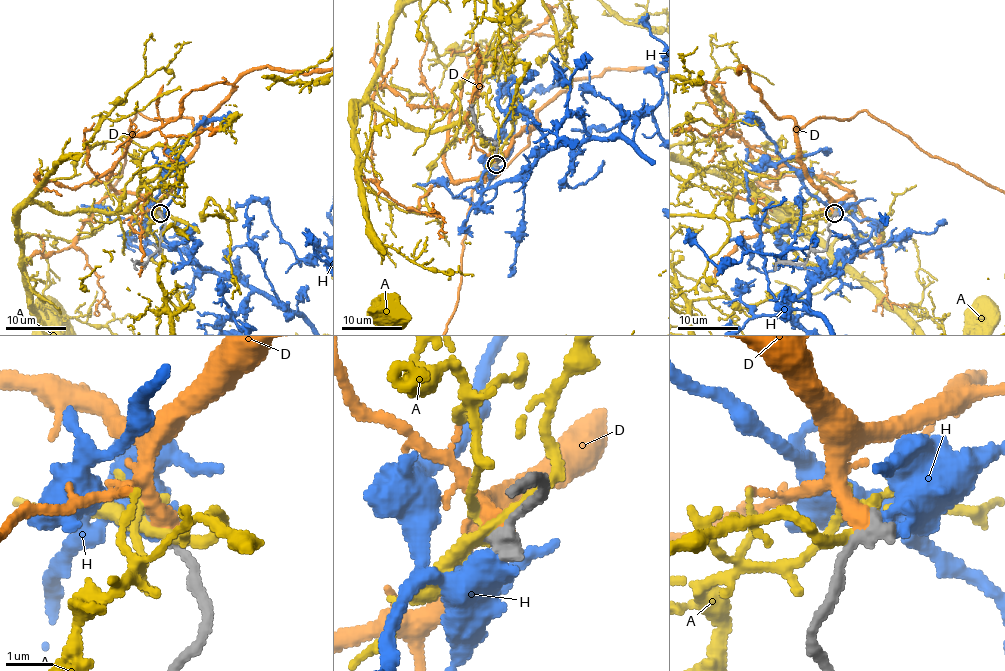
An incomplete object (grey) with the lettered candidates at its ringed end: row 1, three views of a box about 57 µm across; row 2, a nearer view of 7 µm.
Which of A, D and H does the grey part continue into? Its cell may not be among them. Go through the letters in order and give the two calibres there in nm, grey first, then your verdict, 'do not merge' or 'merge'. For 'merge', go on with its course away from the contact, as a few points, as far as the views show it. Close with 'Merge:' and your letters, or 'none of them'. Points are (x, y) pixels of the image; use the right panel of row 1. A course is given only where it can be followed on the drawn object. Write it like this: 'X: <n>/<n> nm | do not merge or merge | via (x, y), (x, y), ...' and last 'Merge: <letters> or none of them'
A: 480/220 nm | do not merge
D: 480/400 nm | merge
H: 480/650 nm | do not merge
Merge: D

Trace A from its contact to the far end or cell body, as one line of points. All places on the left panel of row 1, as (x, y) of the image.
A: (159, 214), (145, 232), (130, 211), (27, 203), (19, 243), (31, 315)

